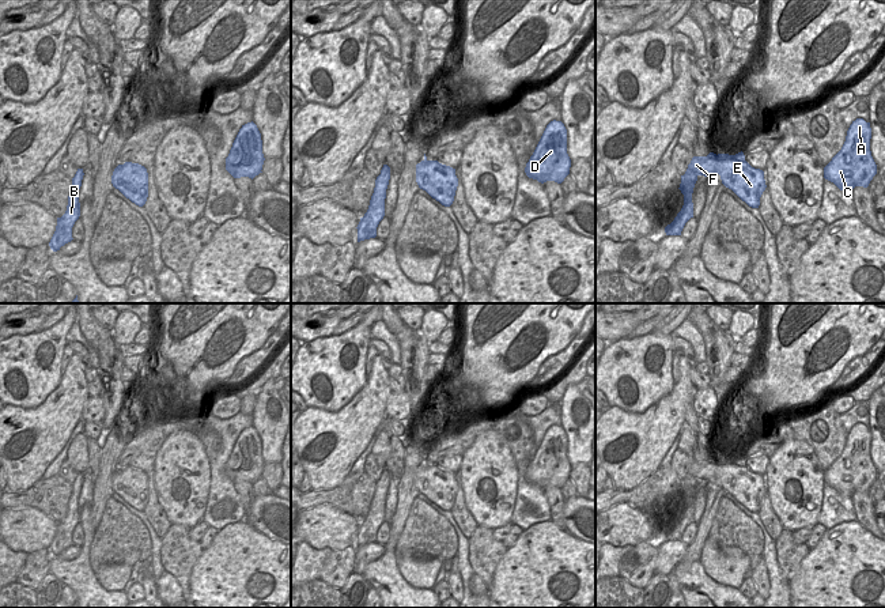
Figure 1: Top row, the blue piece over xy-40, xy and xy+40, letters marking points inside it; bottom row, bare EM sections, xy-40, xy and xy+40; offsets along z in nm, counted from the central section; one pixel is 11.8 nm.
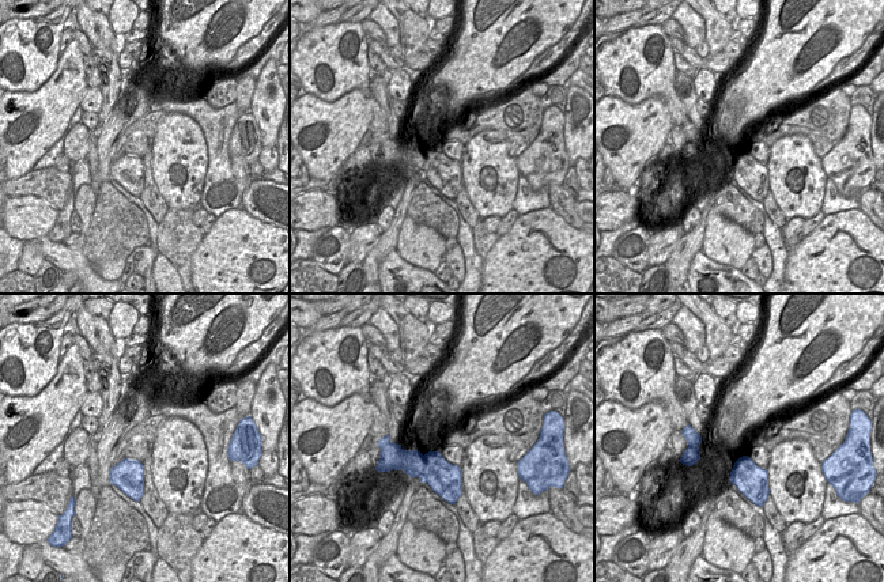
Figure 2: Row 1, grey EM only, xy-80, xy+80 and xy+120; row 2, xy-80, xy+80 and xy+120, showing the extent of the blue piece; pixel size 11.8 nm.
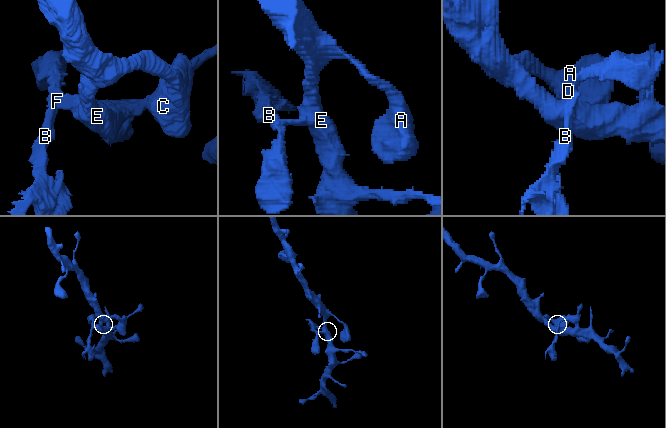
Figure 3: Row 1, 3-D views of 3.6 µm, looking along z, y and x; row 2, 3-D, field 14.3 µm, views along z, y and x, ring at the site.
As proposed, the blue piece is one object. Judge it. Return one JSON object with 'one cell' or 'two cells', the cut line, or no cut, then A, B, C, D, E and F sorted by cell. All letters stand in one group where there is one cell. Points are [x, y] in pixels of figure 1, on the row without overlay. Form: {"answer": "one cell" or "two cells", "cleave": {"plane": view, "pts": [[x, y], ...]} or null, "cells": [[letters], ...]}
{"answer": "two cells", "cleave": {"plane": "xy", "pts": [[379, 479], [382, 483], [381, 498]]}, "cells": [["A", "C", "D", "E", "F"], ["B"]]}

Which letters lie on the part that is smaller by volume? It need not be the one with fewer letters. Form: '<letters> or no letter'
B.

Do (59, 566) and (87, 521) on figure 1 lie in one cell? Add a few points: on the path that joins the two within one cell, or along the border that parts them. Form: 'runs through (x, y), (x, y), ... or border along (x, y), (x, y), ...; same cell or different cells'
runs through (74, 566), (84, 555), (87, 536); same cell

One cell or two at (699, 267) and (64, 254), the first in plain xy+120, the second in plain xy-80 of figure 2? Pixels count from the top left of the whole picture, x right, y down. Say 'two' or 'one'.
one

